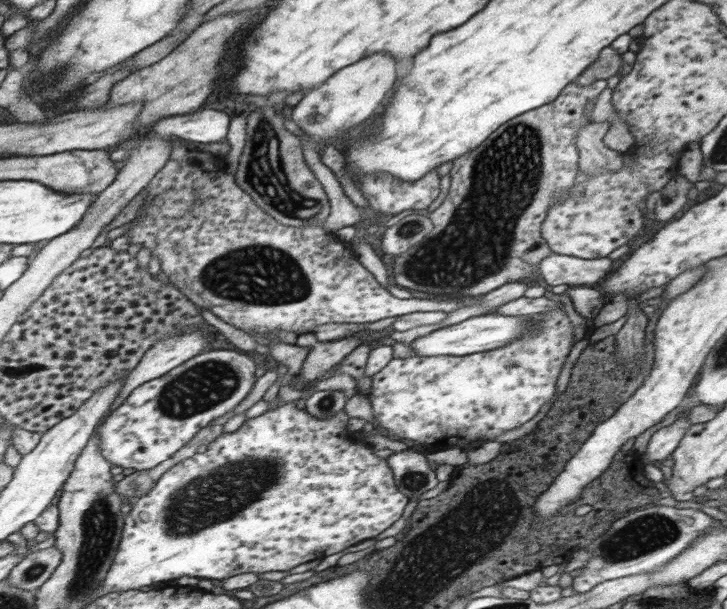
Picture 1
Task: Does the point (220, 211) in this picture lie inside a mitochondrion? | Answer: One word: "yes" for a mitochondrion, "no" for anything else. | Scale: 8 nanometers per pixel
no

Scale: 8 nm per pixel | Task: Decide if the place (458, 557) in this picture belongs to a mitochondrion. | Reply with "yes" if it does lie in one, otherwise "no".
no

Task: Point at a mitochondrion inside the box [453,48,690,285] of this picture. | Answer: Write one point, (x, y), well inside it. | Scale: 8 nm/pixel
(669, 198)

